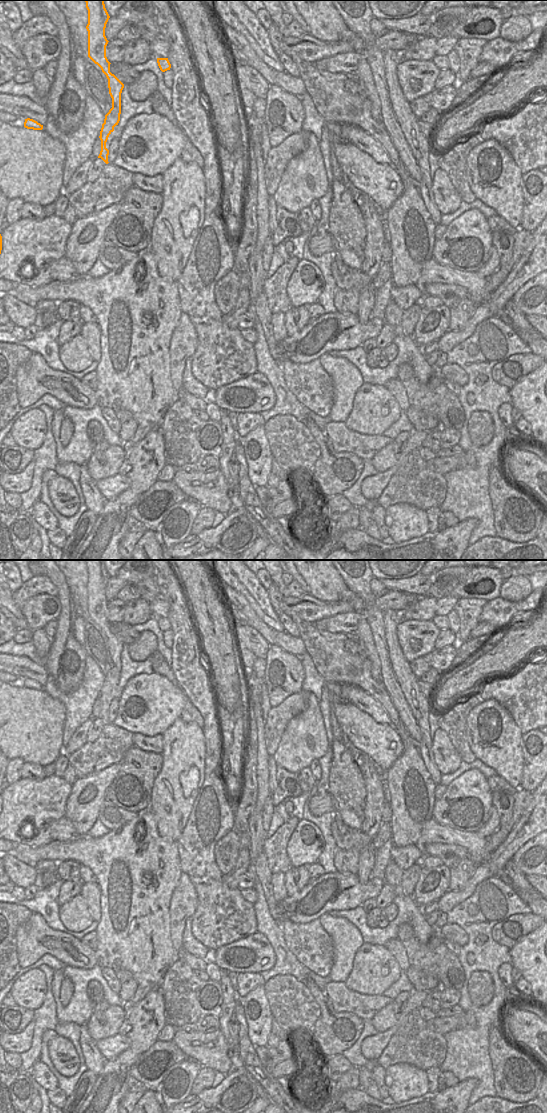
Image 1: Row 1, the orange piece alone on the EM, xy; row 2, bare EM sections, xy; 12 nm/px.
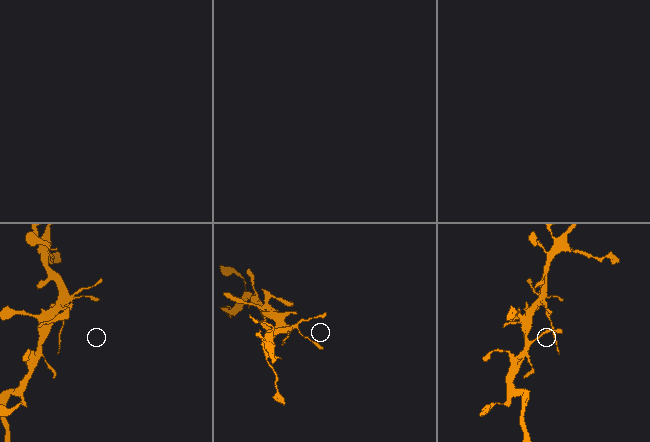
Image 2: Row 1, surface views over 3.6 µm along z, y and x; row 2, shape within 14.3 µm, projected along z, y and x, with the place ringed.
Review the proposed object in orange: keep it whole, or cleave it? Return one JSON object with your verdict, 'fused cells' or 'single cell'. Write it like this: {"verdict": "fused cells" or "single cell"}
{"verdict": "fused cells"}

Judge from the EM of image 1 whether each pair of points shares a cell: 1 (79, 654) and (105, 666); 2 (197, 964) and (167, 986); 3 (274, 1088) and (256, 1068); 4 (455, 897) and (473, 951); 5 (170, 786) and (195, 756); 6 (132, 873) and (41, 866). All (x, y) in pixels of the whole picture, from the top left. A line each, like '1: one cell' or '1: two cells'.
1: two cells
2: two cells
3: one cell
4: two cells
5: one cell
6: two cells

